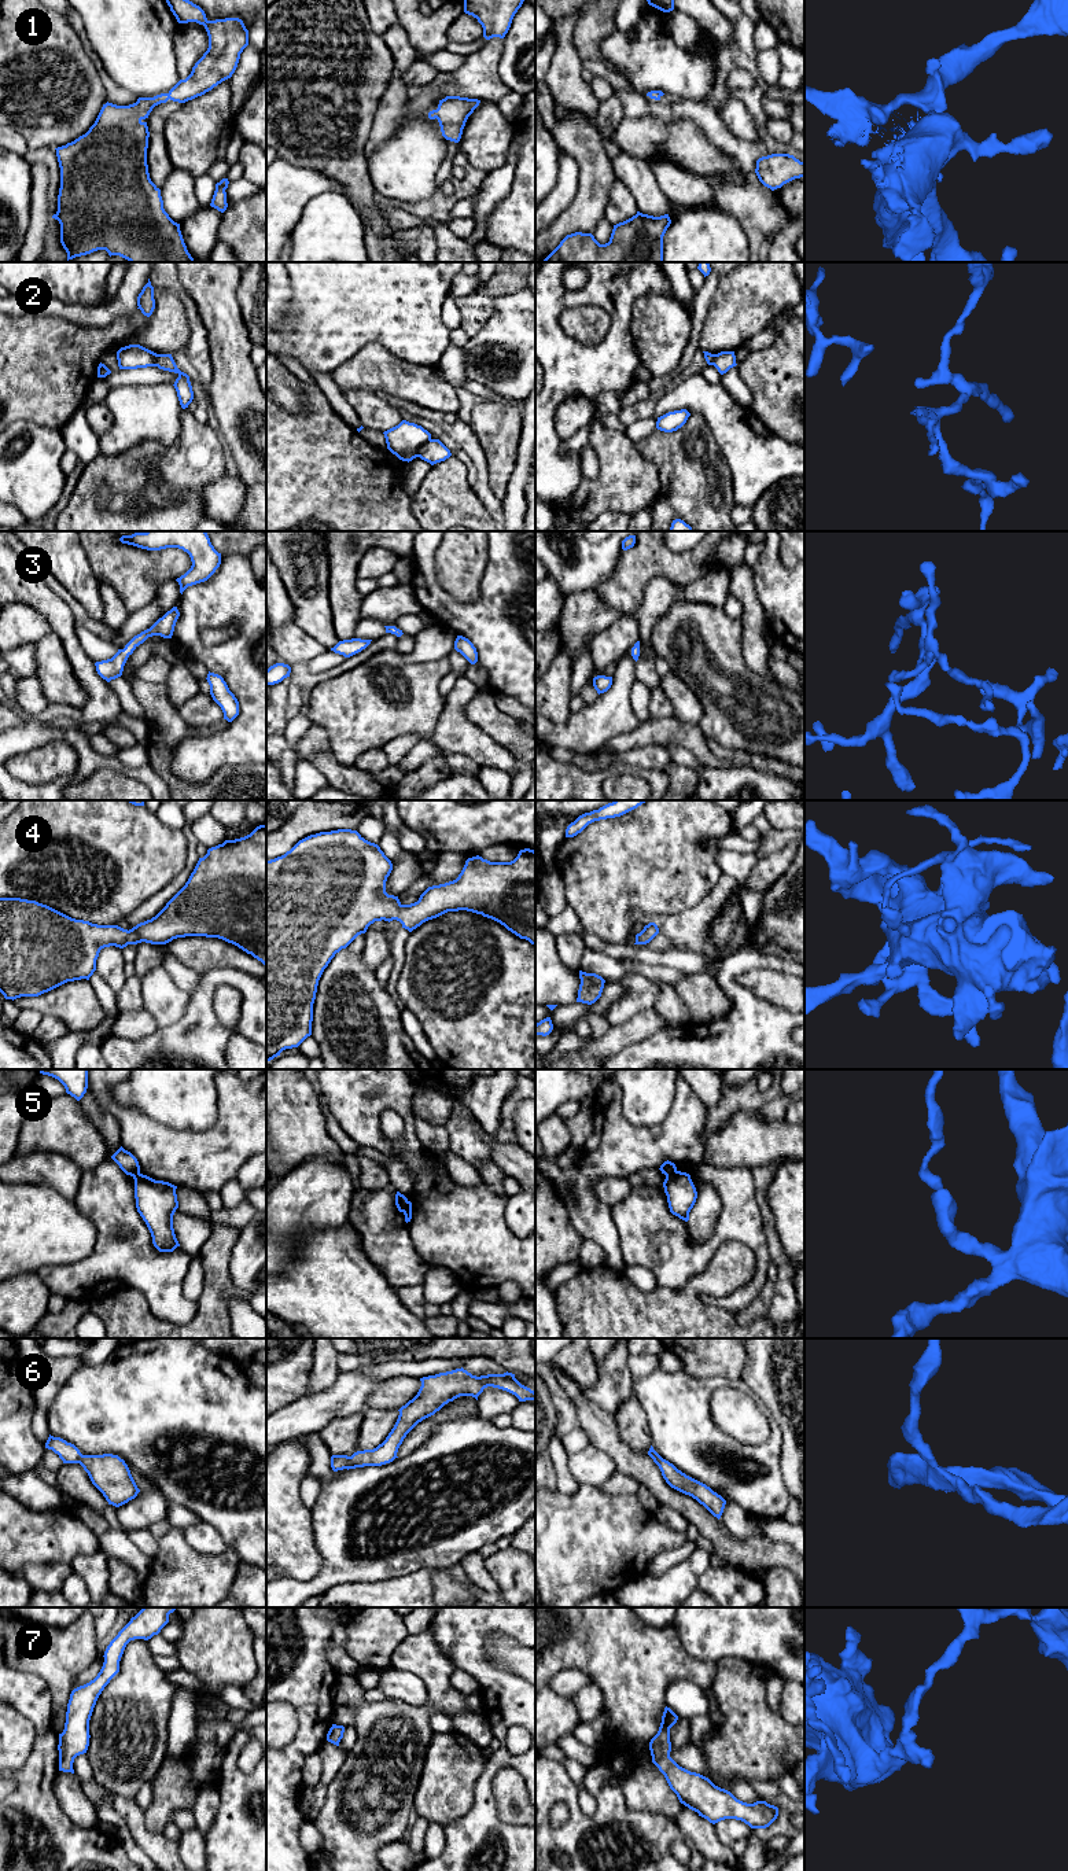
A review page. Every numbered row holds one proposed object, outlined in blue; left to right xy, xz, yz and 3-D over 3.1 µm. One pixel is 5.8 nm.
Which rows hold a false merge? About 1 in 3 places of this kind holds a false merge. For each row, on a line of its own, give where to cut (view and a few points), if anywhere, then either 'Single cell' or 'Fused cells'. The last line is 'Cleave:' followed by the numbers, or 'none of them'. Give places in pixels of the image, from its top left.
1: No split. Single cell
2: Split along xz (430, 438), (416, 456). Fused cells
3: No split. Single cell
4: No split. Single cell
5: Split along yz (677, 1171), (666, 1175). Fused cells
6: Split along xz (350, 1457), (343, 1468). Fused cells
7: No split. Single cell
Cleave: 2, 5, 6

